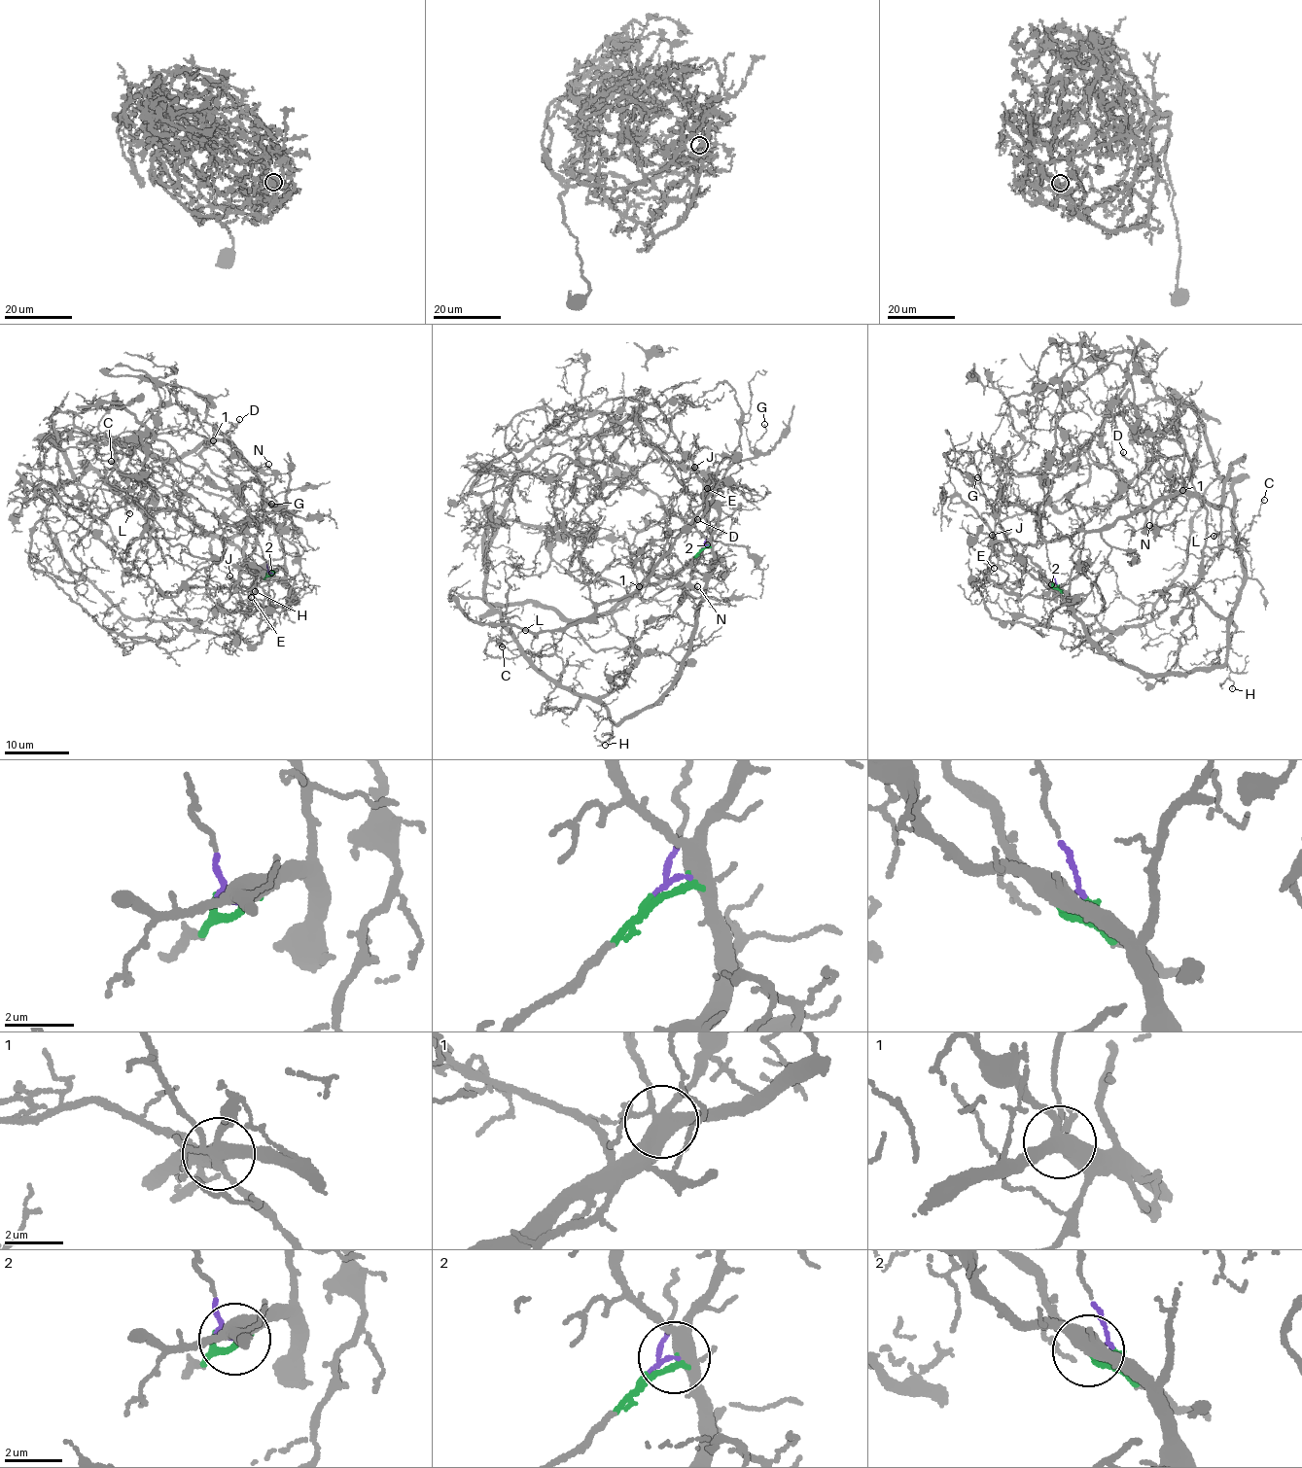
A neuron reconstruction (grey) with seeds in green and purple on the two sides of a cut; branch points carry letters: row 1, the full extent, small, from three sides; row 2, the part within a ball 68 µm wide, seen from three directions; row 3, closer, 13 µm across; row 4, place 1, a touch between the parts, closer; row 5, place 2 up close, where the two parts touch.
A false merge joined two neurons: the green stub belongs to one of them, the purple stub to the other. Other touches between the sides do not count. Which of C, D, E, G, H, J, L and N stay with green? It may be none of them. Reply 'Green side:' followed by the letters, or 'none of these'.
Green side: E, H, J, L

